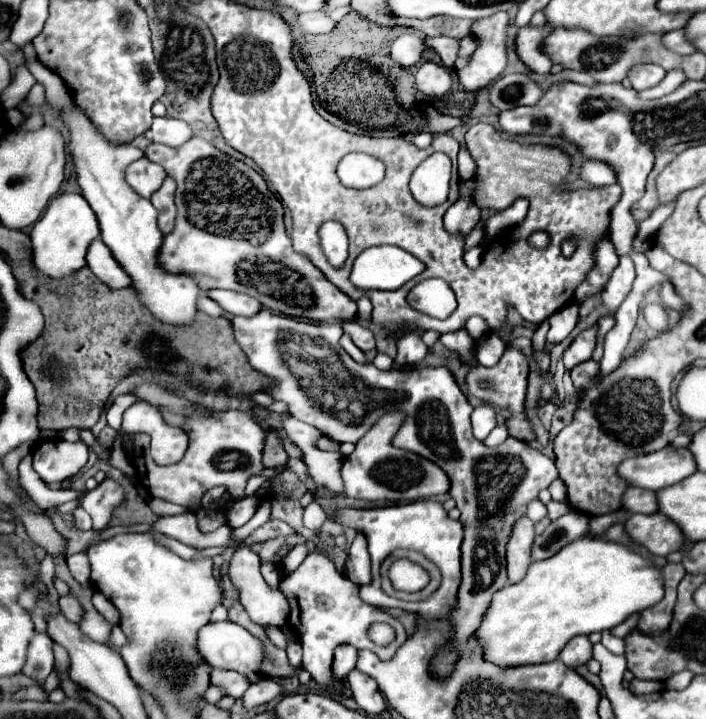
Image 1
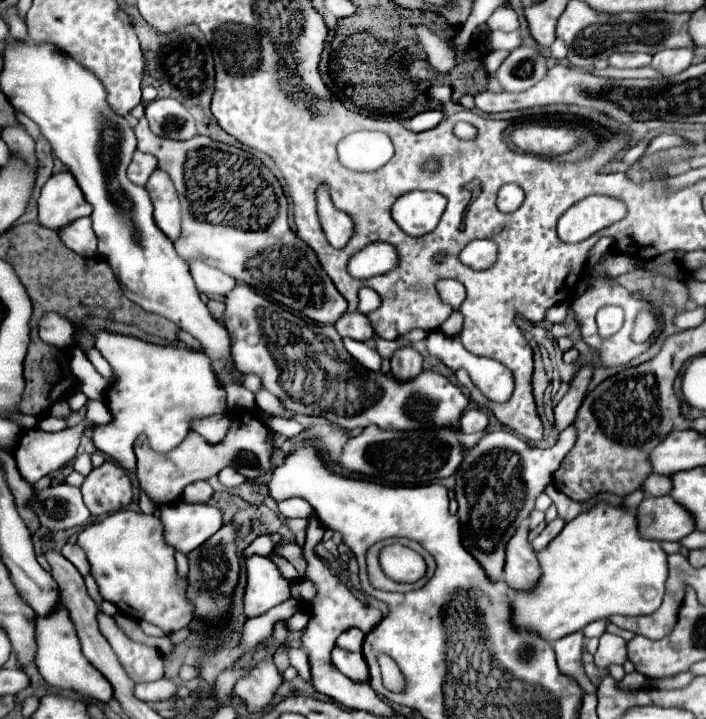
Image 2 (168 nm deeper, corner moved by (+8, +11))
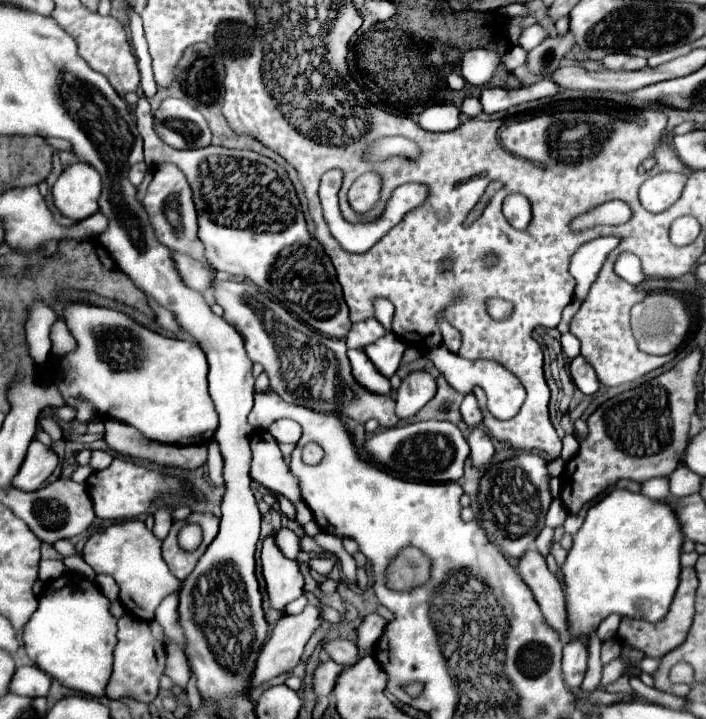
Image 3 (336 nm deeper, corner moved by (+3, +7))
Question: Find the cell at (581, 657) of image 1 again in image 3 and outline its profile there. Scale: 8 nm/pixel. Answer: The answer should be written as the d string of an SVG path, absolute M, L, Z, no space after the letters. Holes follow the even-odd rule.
M571 640L563 646L563 676L571 690L577 690L587 670L587 646L581 640Z

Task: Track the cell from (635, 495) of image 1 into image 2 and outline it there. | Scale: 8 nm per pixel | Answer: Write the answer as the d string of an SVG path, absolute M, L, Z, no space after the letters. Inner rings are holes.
M650 474L644 484L642 484L642 490L650 496L664 496L672 490L672 478L670 476L660 476L660 474Z

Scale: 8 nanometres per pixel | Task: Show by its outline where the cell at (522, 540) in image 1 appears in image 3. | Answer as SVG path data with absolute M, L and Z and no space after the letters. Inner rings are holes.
M527 550L517 564L517 572L521 580L529 586L533 592L535 602L539 604L545 620L551 624L553 630L557 630L565 640L565 600L563 600L563 590L557 574L553 574L545 558L539 550Z

